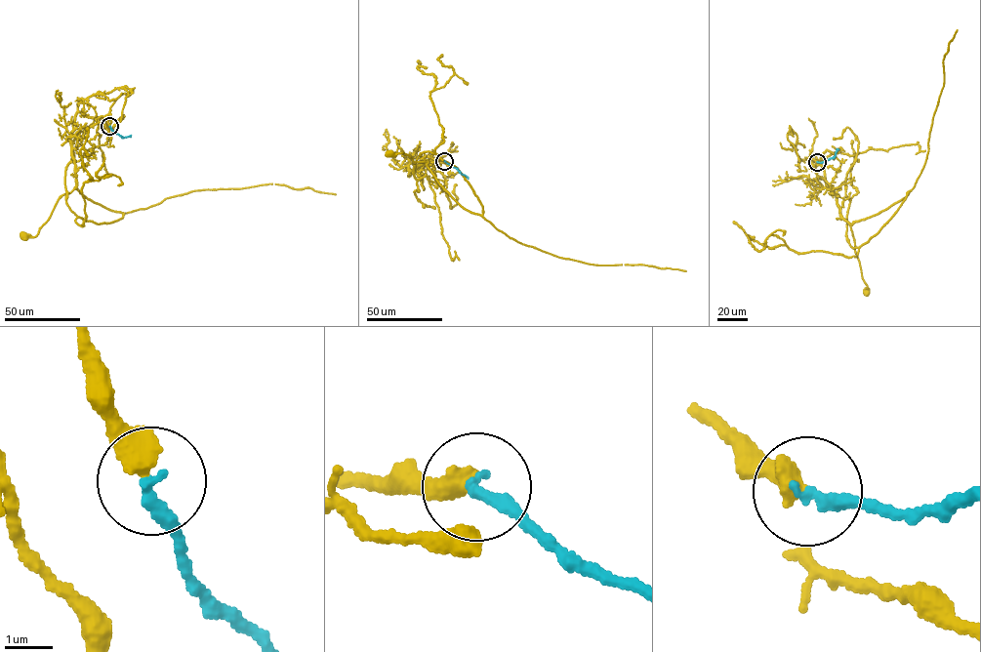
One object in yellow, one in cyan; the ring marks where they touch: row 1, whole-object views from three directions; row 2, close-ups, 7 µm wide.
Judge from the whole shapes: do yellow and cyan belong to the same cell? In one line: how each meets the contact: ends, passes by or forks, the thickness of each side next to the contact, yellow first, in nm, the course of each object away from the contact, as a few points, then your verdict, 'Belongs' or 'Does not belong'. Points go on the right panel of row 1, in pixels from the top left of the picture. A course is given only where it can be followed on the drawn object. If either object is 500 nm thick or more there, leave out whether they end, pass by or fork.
Thickness 500 nm (yellow) against 280 nm. Course of yellow: (817, 162), (811, 160), (816, 175), (825, 179), (835, 193), (840, 217), (852, 231), (867, 292). Course of cyan: (817, 162), (834, 157), (838, 149). Belongs

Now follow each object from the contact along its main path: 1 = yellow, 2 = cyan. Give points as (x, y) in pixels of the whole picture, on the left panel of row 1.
1: (109, 126), (101, 116), (89, 127), (72, 132), (76, 186), (59, 198), (35, 237), (24, 236)
2: (110, 126), (122, 138), (131, 137)

